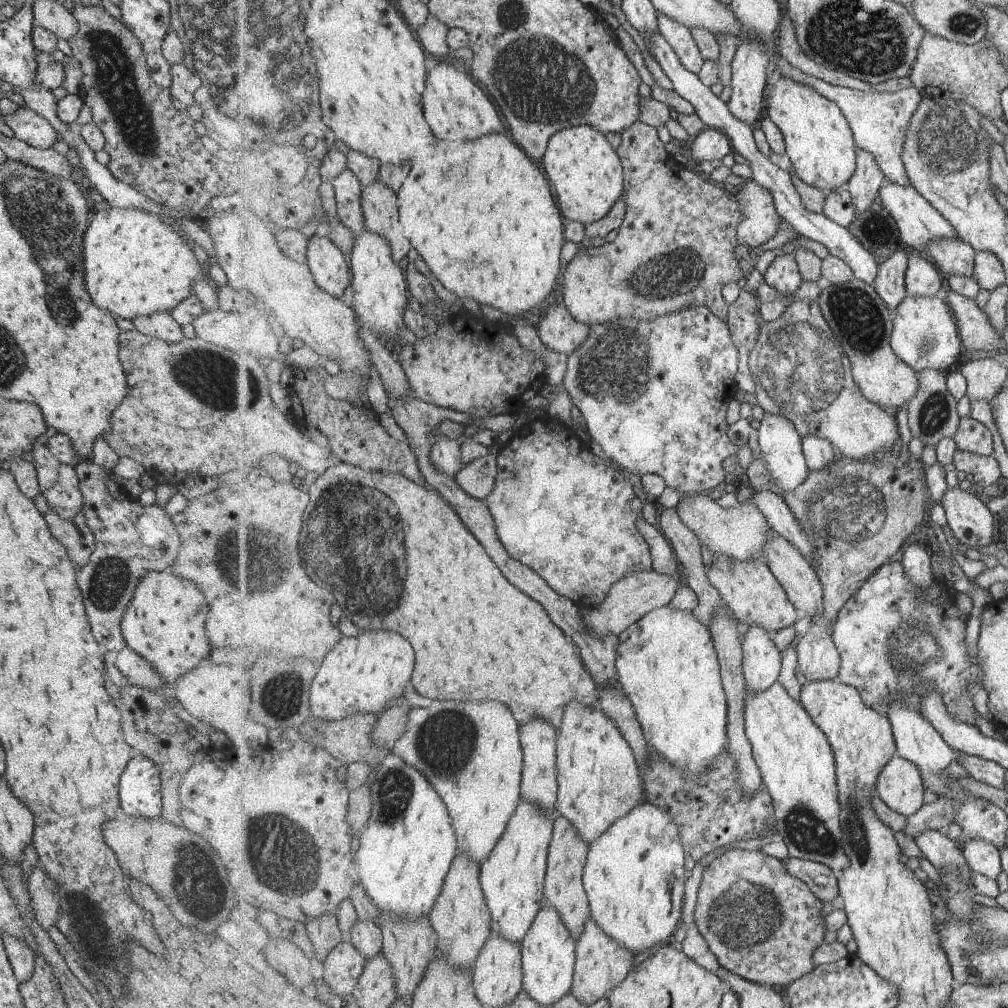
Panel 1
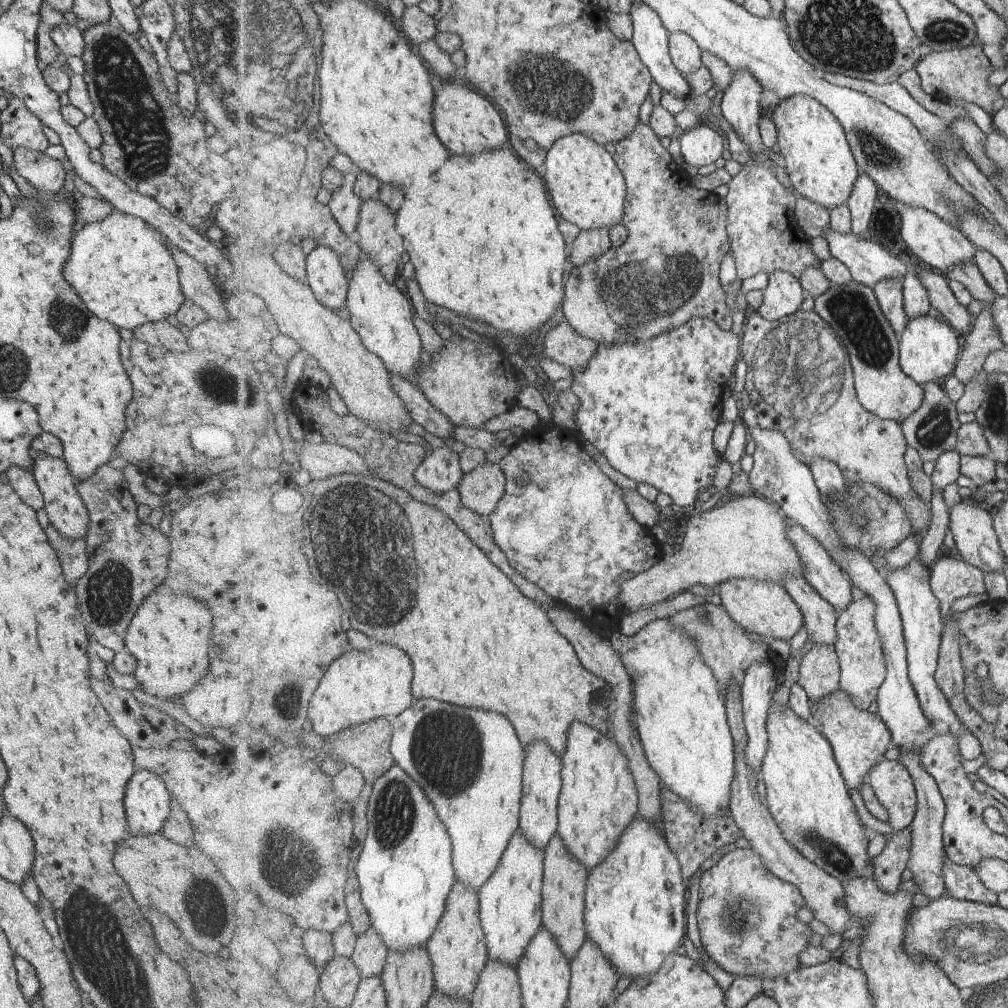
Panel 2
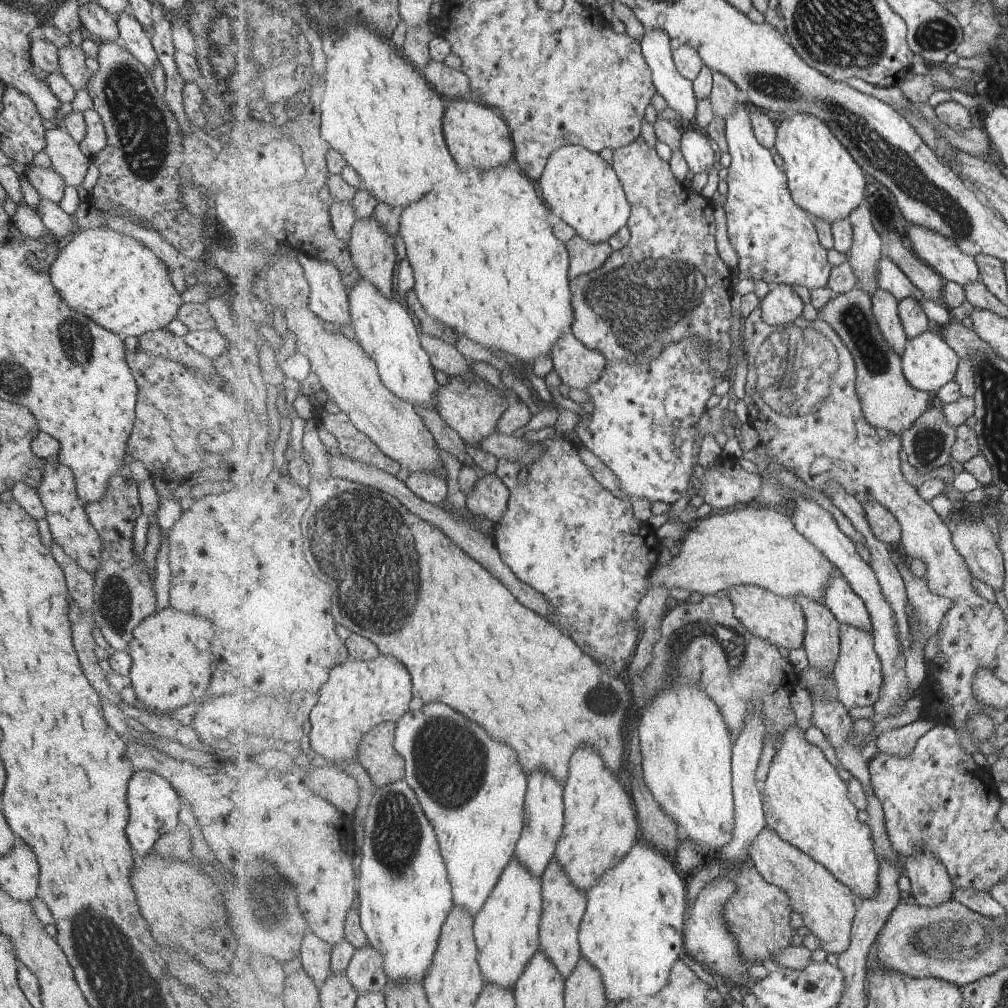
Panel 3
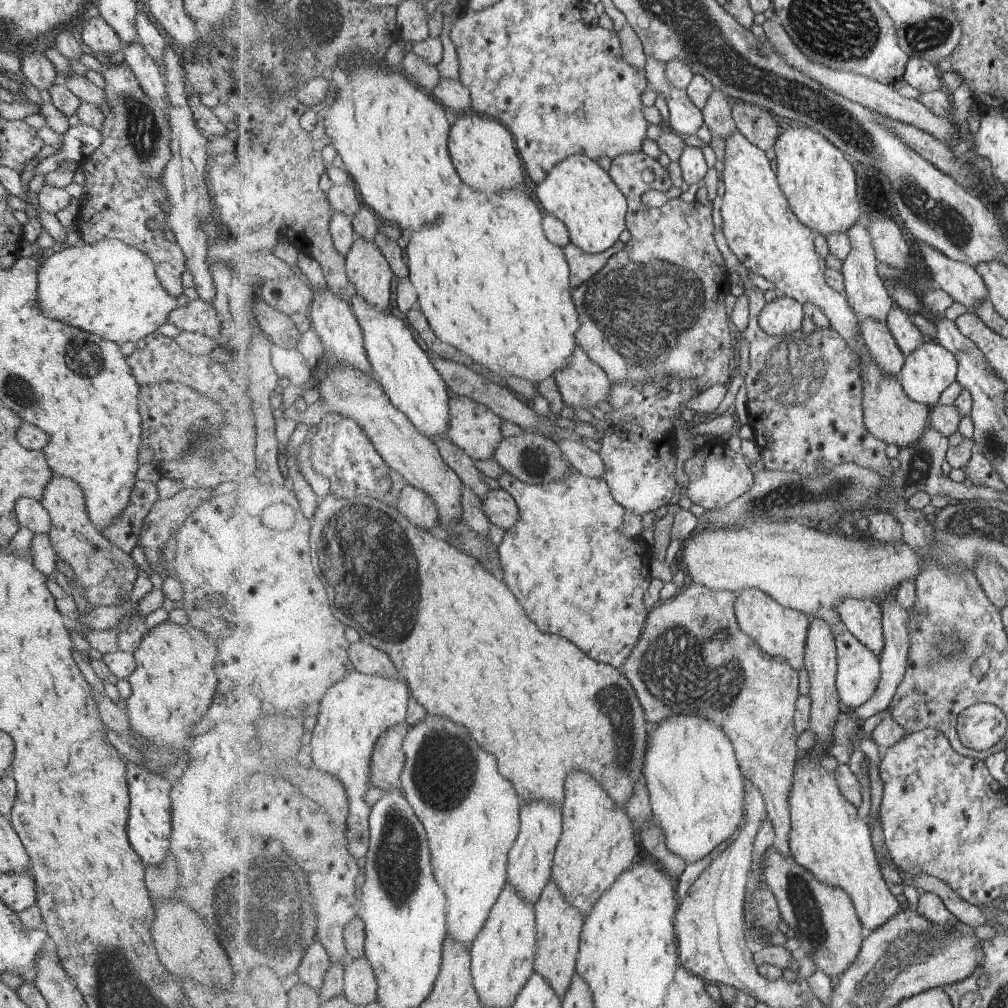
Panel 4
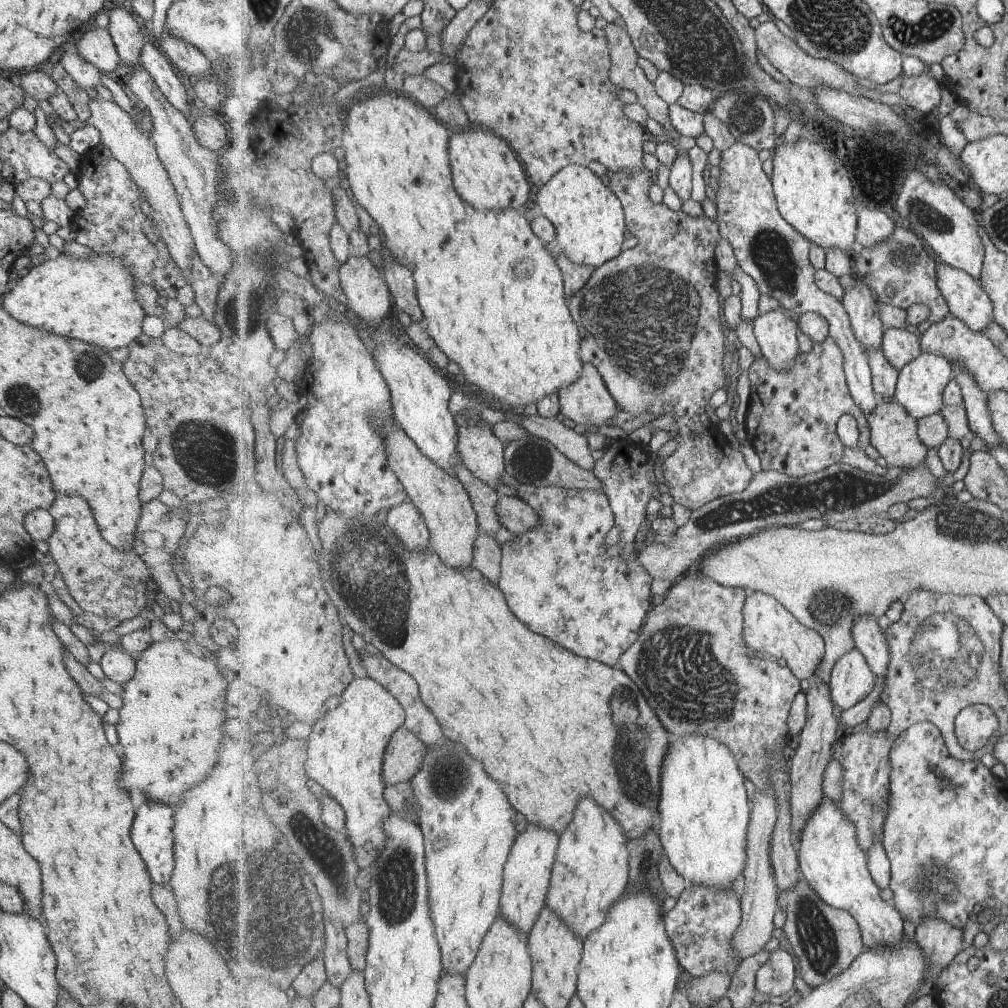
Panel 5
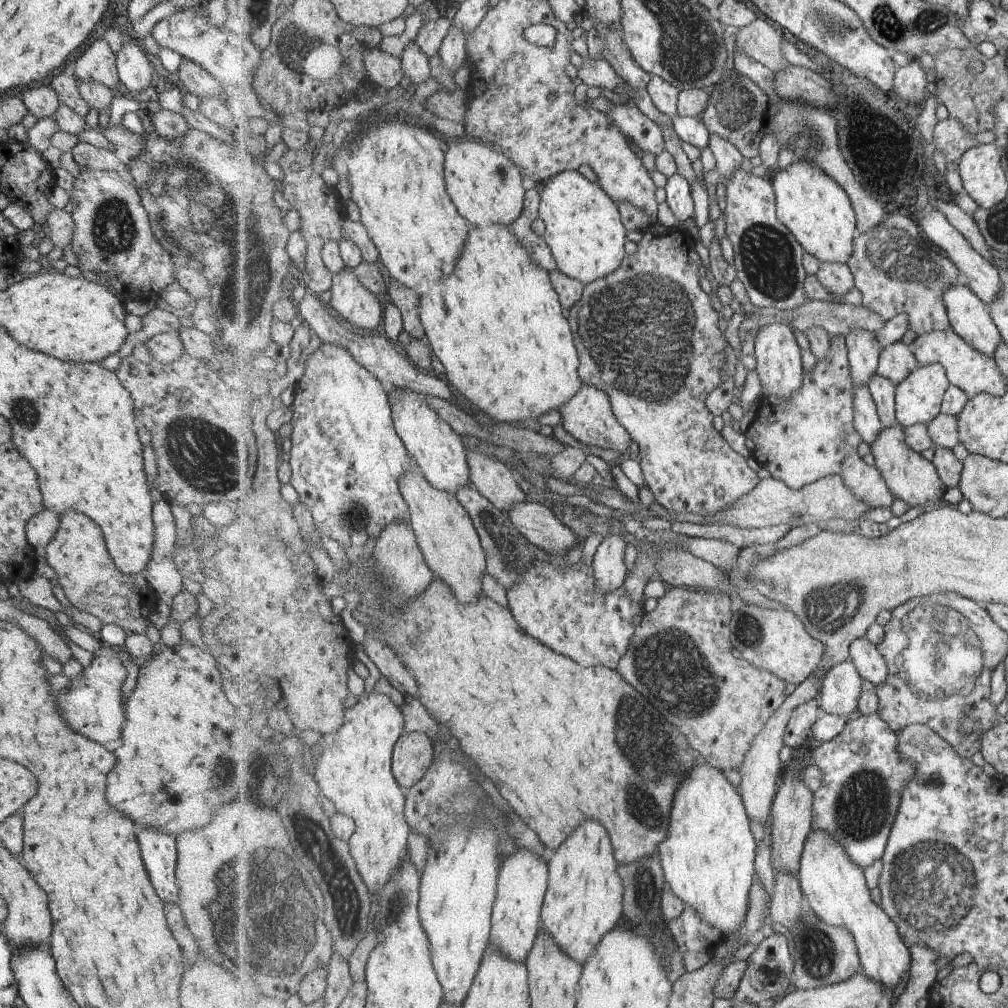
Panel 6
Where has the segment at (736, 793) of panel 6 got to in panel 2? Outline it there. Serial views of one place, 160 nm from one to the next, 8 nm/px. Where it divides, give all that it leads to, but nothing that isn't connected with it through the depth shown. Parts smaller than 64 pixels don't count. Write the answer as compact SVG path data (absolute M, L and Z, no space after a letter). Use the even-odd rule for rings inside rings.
M671 618L655 619L643 626L642 629L639 629L634 635L626 635L621 634L619 631L613 631L609 636L609 640L613 648L620 654L626 669L631 674L633 682L635 682L634 706L637 731L642 740L644 749L646 750L649 762L653 765L657 774L662 778L663 786L675 793L679 798L693 803L702 814L715 816L720 815L725 809L729 811L732 780L735 778L736 774L736 772L733 771L736 745L733 744L733 734L731 734L732 728L728 721L726 697L721 690L721 686L718 684L718 680L714 673L715 670L711 668L711 666L705 662L703 656L701 656L699 645L685 629L678 627Z

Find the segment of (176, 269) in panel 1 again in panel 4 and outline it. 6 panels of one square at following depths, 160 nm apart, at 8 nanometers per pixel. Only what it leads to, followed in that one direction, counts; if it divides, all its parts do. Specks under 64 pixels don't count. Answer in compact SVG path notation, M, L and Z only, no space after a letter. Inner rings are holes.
M104 238L91 245L81 243L60 249L38 268L36 279L36 303L46 317L96 334L117 345L123 342L136 343L140 338L153 333L166 322L167 315L177 308L176 297L163 290L159 284L151 259L117 239Z

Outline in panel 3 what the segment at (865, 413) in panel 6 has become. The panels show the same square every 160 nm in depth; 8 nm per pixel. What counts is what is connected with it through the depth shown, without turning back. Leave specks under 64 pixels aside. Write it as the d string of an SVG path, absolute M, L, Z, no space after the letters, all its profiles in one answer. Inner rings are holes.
M739 99L734 113L725 118L725 136L729 152L732 154L732 165L727 176L728 194L725 208L730 241L740 256L739 272L742 276L762 279L770 287L775 284L805 286L809 290L827 287L832 275L832 266L827 260L827 249L820 243L813 216L793 198L785 171L775 164L771 150L759 142L752 125L752 108L747 100Z

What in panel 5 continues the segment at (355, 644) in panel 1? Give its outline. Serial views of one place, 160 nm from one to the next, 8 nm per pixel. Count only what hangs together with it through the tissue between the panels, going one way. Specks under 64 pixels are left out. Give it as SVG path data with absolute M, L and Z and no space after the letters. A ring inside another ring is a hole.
M369 677L356 678L340 695L340 703L329 710L327 718L313 725L308 742L307 758L304 764L308 778L324 787L333 795L346 812L346 834L352 841L358 865L371 869L387 848L388 836L384 822L391 815L385 802L385 781L383 776L384 756L393 735L405 724L405 710L386 686Z

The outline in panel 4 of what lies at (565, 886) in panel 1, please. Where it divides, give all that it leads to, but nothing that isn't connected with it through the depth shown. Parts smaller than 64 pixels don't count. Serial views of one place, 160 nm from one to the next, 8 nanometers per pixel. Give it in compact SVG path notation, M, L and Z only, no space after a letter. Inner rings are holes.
M553 878L547 883L541 898L536 902L536 927L538 943L534 967L549 981L562 998L568 994L576 976L580 955L580 938L584 930L585 914L574 907L565 897Z

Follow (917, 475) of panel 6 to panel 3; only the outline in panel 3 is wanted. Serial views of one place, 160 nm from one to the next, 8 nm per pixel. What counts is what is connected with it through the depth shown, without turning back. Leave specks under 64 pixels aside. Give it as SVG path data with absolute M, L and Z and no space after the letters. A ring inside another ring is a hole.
M854 288L851 292L835 296L821 309L821 316L841 336L856 360L856 387L867 420L873 426L899 434L911 428L928 410L935 397L915 388L907 380L902 356L887 342L873 314L871 294L861 288Z

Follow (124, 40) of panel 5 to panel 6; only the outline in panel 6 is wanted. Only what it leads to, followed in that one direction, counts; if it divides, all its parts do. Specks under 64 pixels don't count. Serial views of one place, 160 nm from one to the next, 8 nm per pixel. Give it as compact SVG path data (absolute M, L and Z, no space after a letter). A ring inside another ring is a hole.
M135 38L121 45L116 56L116 73L120 90L139 92L150 86L151 66L148 54Z

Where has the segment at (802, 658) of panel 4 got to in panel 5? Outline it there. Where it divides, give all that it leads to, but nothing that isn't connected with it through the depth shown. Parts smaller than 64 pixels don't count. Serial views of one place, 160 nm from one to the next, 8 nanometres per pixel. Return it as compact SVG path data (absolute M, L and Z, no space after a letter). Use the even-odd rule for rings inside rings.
M754 591L744 604L744 639L748 647L758 655L770 659L784 658L799 680L813 681L817 668L826 655L824 636L805 626L780 600L763 591Z

